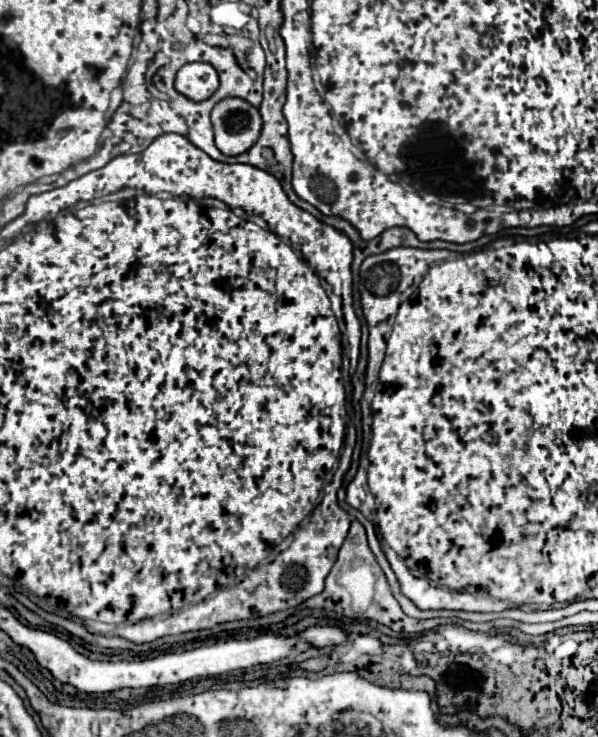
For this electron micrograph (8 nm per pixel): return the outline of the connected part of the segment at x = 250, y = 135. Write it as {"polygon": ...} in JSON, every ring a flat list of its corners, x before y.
{"polygon":[[225,98,211,112,215,144,227,156,247,152,261,134,259,110,241,98]]}

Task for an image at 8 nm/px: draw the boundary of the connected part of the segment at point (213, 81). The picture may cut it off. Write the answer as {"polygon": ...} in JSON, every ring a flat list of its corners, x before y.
{"polygon":[[205,62,185,64,175,78,175,90,193,102,207,100,219,88,217,70]]}

